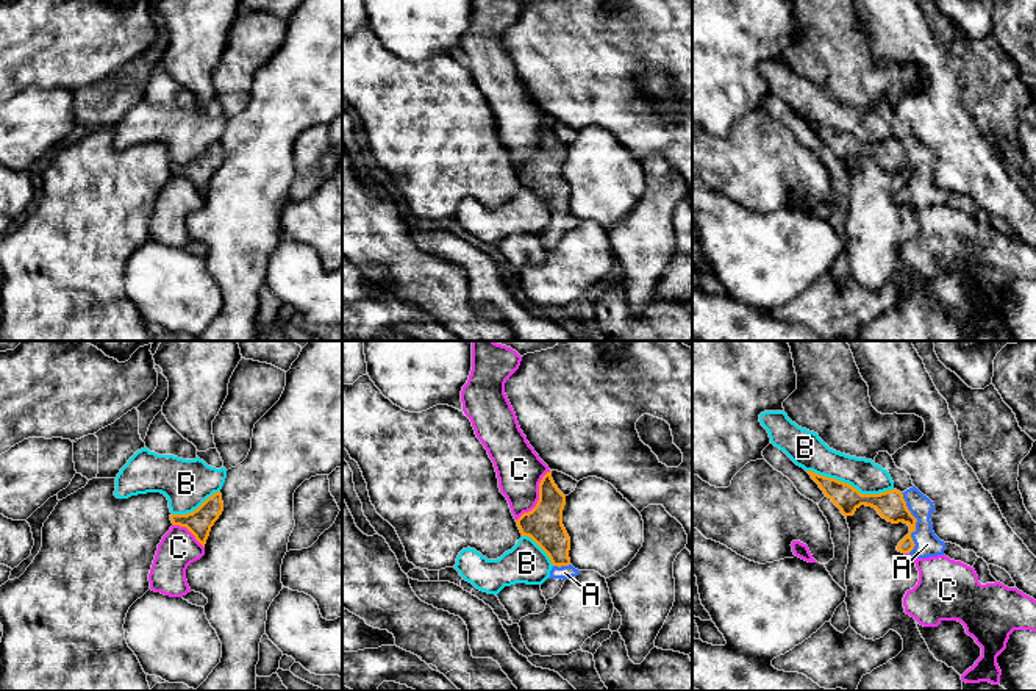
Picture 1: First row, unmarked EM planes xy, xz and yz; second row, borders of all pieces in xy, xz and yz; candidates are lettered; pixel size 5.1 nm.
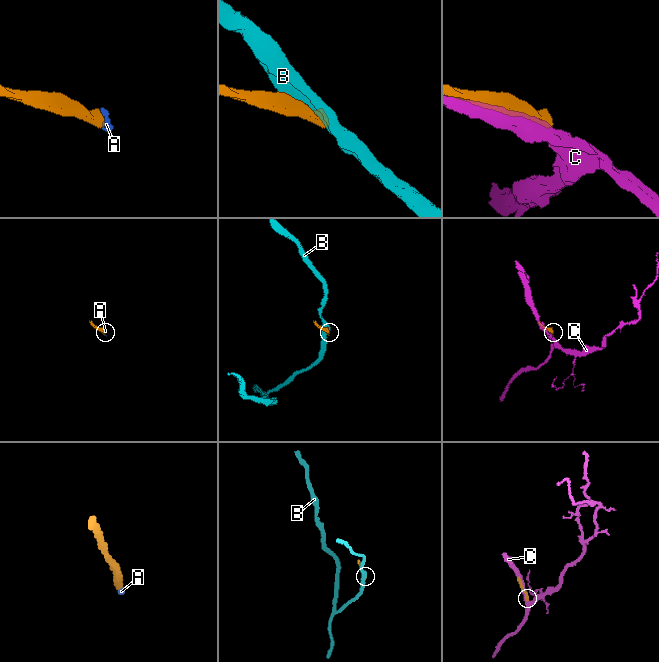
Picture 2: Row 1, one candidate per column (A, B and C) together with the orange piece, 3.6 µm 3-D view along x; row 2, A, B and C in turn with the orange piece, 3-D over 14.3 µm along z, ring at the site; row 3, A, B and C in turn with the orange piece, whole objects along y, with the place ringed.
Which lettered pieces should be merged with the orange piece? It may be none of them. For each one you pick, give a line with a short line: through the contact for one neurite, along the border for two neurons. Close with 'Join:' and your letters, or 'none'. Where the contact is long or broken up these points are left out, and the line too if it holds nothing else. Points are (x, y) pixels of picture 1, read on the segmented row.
A: yz (891, 505), (902, 507), (916, 521), (927, 544)
Join: A

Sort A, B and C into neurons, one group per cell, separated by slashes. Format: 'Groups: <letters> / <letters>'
Groups: A / B / C

